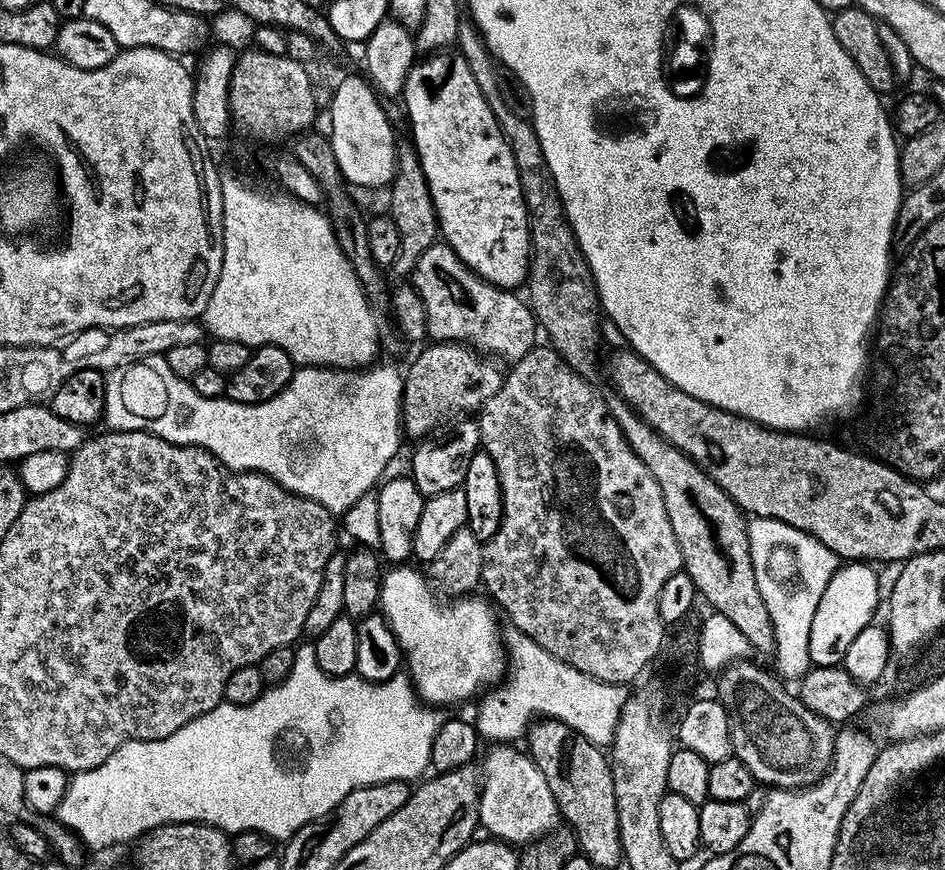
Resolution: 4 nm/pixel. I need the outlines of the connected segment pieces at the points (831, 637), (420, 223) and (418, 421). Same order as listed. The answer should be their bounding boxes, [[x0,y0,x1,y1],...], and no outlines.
[[808,562,882,666],[387,143,438,278],[402,342,505,437]]

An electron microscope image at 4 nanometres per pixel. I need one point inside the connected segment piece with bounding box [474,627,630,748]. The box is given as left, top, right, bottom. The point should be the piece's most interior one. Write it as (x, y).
(537, 685)

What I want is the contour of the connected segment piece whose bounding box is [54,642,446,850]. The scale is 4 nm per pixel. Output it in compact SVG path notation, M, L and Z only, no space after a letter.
M308 642L303 644L301 643L296 648L294 670L290 670L290 674L280 684L271 685L253 704L234 706L221 702L214 710L194 718L186 726L182 726L182 730L170 734L170 738L131 740L118 746L118 750L114 750L114 754L110 754L110 758L106 758L106 762L102 762L102 766L94 766L85 772L75 773L68 781L68 789L62 802L56 807L55 819L70 829L75 836L78 836L81 844L88 850L112 848L115 844L126 843L127 840L135 841L145 832L151 832L153 828L160 828L164 824L190 824L193 822L213 824L216 828L222 828L229 834L260 832L263 836L271 836L273 841L286 842L298 829L306 826L310 821L320 820L335 812L336 807L342 802L342 798L346 798L346 794L350 794L355 788L364 788L368 784L381 784L387 780L419 781L429 771L432 763L430 746L434 746L434 734L438 734L438 730L444 724L445 713L442 714L440 712L443 711L423 703L417 696L411 679L404 674L391 676L389 680L384 680L381 684L363 680L361 676L355 674L328 676L318 666L312 644Z

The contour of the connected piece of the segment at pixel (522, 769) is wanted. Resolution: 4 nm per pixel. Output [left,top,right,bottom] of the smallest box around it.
[480,746,558,846]

